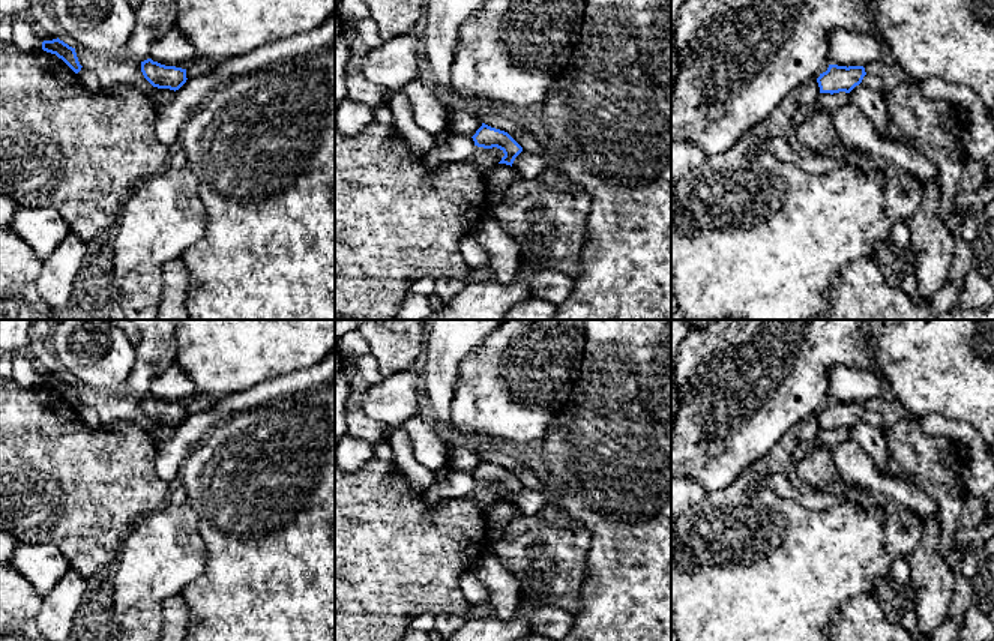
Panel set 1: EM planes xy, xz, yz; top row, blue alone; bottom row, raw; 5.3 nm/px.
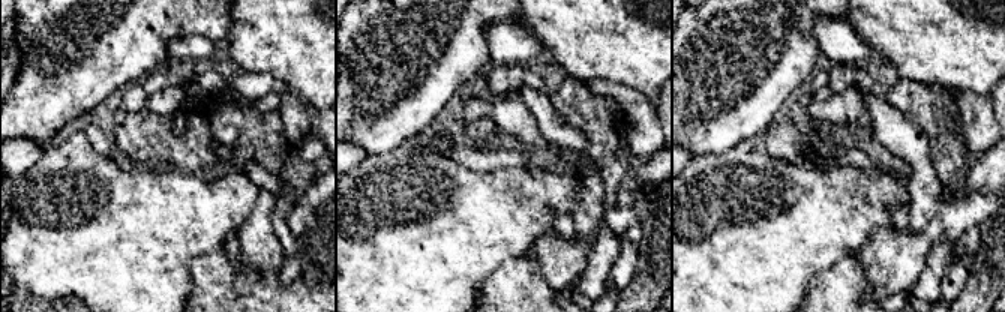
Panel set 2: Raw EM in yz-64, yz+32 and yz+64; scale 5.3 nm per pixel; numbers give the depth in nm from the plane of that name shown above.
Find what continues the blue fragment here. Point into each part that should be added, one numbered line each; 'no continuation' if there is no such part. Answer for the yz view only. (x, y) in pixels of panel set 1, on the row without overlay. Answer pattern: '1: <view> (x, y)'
no continuation

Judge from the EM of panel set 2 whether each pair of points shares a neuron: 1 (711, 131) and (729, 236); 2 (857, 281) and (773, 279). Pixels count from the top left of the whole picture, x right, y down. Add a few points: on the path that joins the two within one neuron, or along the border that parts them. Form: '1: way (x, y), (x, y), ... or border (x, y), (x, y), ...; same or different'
1: border (747, 138), (717, 153), (696, 153); different
2: border (840, 260), (815, 275), (804, 296); different

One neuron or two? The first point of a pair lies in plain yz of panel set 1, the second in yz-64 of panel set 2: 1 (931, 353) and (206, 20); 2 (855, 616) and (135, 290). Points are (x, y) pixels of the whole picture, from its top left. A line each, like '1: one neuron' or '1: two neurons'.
1: two neurons
2: two neurons

